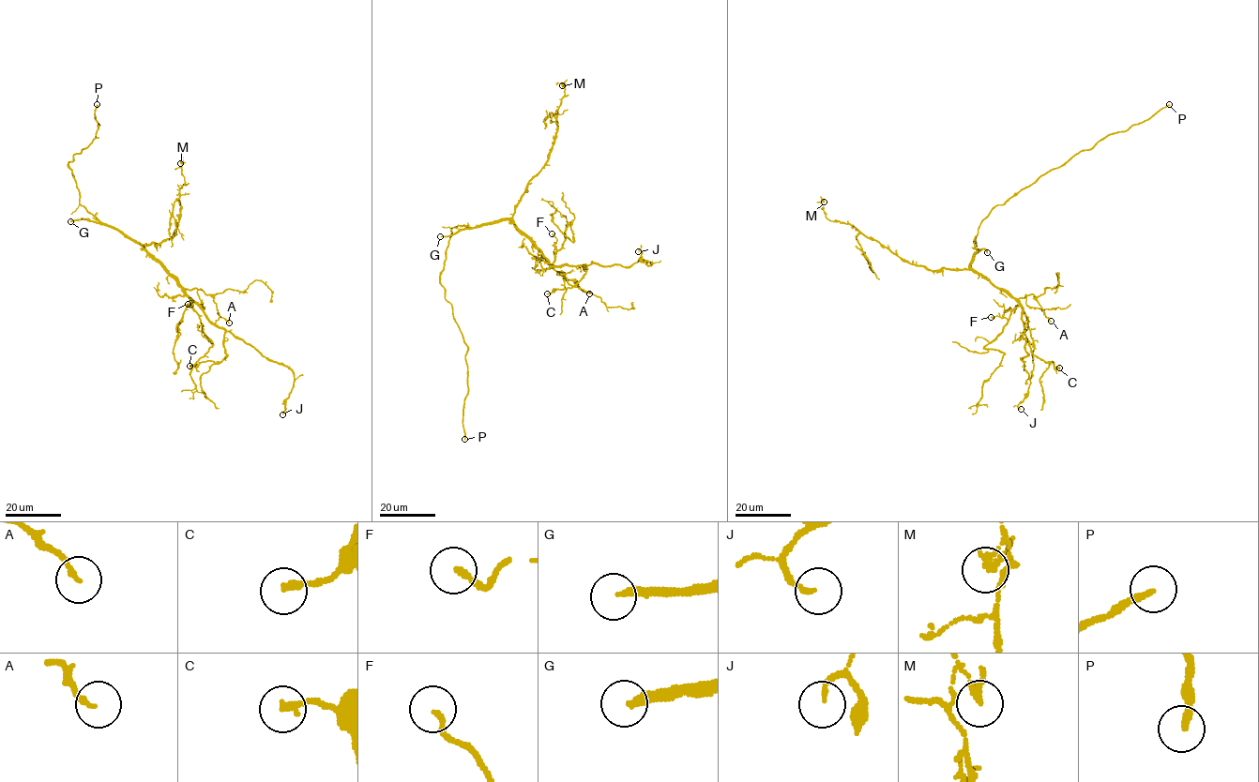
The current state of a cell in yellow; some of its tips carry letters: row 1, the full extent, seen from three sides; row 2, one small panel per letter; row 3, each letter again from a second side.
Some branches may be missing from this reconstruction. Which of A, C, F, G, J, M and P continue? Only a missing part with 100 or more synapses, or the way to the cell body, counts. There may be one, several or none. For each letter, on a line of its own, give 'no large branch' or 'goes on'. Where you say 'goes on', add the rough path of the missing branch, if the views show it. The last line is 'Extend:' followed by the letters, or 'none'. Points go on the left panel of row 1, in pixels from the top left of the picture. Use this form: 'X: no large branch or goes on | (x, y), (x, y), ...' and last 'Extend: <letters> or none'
A: no large branch
C: no large branch
F: no large branch
G: goes on
J: no large branch
M: no large branch
P: goes on | (97, 104), (90, 97), (88, 97), (112, 92)
Extend: G, P

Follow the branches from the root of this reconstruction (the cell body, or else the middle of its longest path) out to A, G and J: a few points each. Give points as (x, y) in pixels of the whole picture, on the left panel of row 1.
A: (115, 228), (139, 243), (184, 289), (197, 288), (210, 294), (218, 313), (229, 323)
G: (115, 228), (84, 219), (70, 221)
J: (115, 228), (151, 254), (210, 321), (253, 346), (263, 355), (292, 370), (293, 388), (282, 414)

